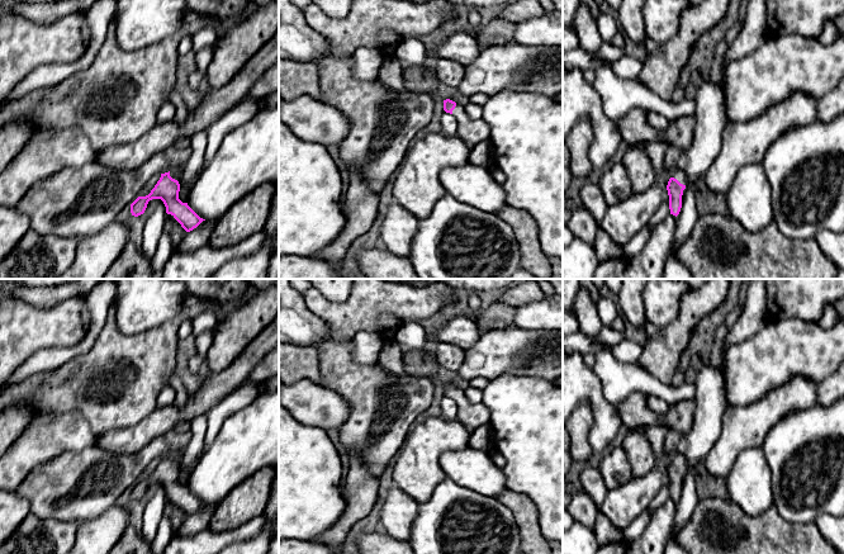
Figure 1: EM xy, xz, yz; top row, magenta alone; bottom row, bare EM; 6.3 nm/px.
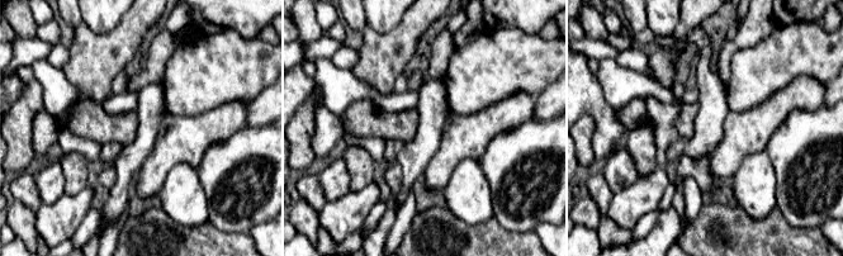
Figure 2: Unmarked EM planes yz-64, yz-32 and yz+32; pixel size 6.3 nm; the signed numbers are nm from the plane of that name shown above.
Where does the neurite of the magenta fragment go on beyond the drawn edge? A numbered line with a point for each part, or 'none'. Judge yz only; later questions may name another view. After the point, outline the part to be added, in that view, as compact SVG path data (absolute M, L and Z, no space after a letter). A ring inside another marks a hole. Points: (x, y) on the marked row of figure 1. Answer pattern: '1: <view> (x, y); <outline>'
1: yz (678, 174); M674 169L672 177L677 179L681 184L686 185L687 177L683 170Z

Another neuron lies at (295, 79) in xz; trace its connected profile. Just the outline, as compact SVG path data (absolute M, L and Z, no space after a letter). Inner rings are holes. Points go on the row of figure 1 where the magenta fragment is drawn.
M279 57L279 95L286 101L303 95L322 96L318 65Z

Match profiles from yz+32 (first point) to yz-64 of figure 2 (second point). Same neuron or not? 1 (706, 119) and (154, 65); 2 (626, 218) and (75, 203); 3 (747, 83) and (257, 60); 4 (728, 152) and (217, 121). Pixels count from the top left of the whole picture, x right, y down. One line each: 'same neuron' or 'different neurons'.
1: different neurons
2: same neuron
3: same neuron
4: same neuron

